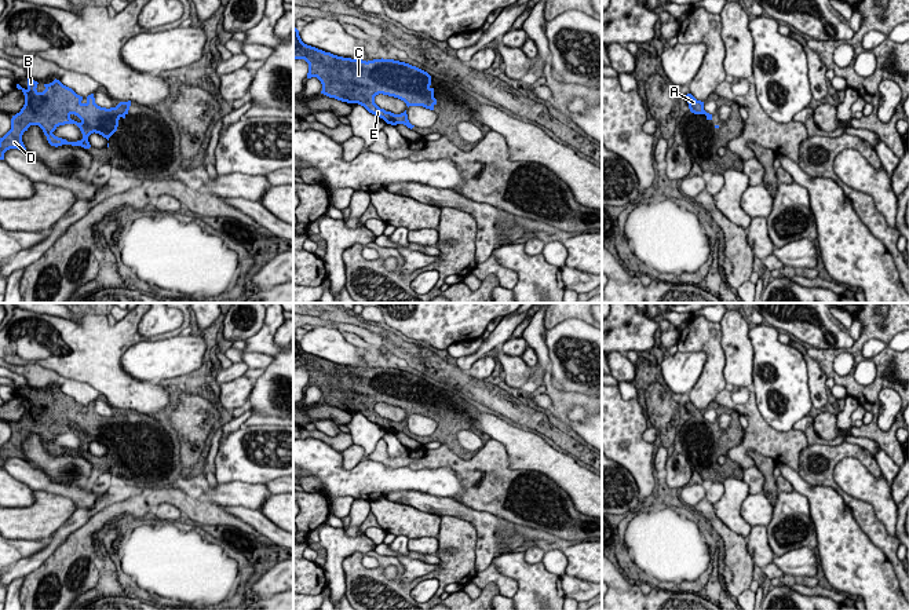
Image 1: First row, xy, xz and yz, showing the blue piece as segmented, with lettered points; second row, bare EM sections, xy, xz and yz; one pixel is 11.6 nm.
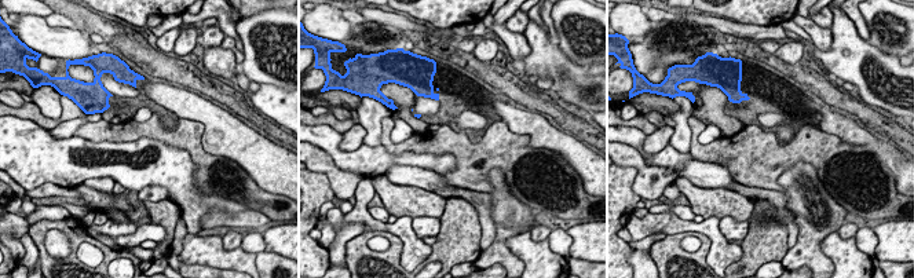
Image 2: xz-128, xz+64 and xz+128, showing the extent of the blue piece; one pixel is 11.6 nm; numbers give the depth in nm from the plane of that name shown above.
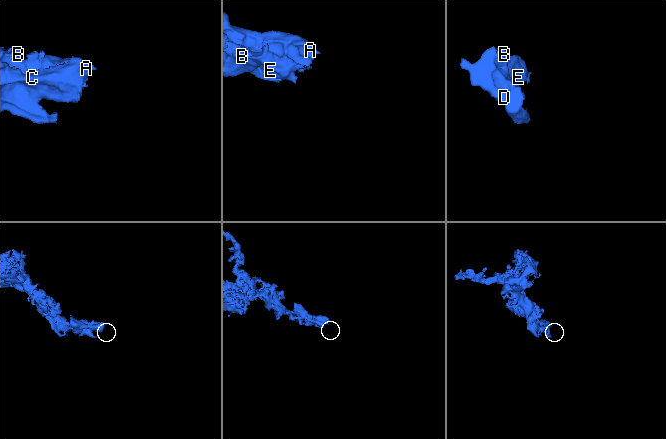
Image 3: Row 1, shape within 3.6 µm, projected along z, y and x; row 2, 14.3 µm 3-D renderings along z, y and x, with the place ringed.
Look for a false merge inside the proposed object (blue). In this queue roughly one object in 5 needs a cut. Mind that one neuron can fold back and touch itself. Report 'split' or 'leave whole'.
leave whole

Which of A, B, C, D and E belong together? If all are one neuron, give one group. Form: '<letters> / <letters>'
A B C D E

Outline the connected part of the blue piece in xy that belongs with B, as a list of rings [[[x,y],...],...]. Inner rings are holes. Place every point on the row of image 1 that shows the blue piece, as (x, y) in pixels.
[[[30,77],[26,90],[17,84],[17,88],[25,95],[25,105],[19,113],[12,116],[11,129],[0,138],[0,160],[4,160],[4,153],[10,149],[26,150],[22,135],[30,125],[39,125],[51,146],[72,145],[90,149],[88,136],[95,132],[109,140],[117,131],[118,120],[125,118],[131,106],[131,101],[128,101],[120,102],[116,107],[101,107],[95,103],[94,94],[88,95],[87,102],[83,103],[83,96],[56,78],[44,84],[43,92],[36,90],[37,84]],[[65,124],[76,124],[83,139],[67,142],[52,134]]]

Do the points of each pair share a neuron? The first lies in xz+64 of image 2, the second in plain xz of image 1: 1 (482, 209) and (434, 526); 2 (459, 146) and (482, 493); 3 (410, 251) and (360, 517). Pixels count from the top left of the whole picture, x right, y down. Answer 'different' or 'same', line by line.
1: different
2: same
3: same

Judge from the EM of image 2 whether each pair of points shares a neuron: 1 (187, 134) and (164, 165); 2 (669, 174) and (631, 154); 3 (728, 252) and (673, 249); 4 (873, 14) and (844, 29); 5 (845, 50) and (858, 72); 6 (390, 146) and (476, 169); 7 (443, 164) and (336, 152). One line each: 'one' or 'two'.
1: two
2: one
3: two
4: two
5: one
6: one
7: one

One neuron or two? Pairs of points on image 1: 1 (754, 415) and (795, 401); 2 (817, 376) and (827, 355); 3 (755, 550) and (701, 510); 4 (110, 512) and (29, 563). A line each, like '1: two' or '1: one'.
1: two
2: two
3: two
4: two

